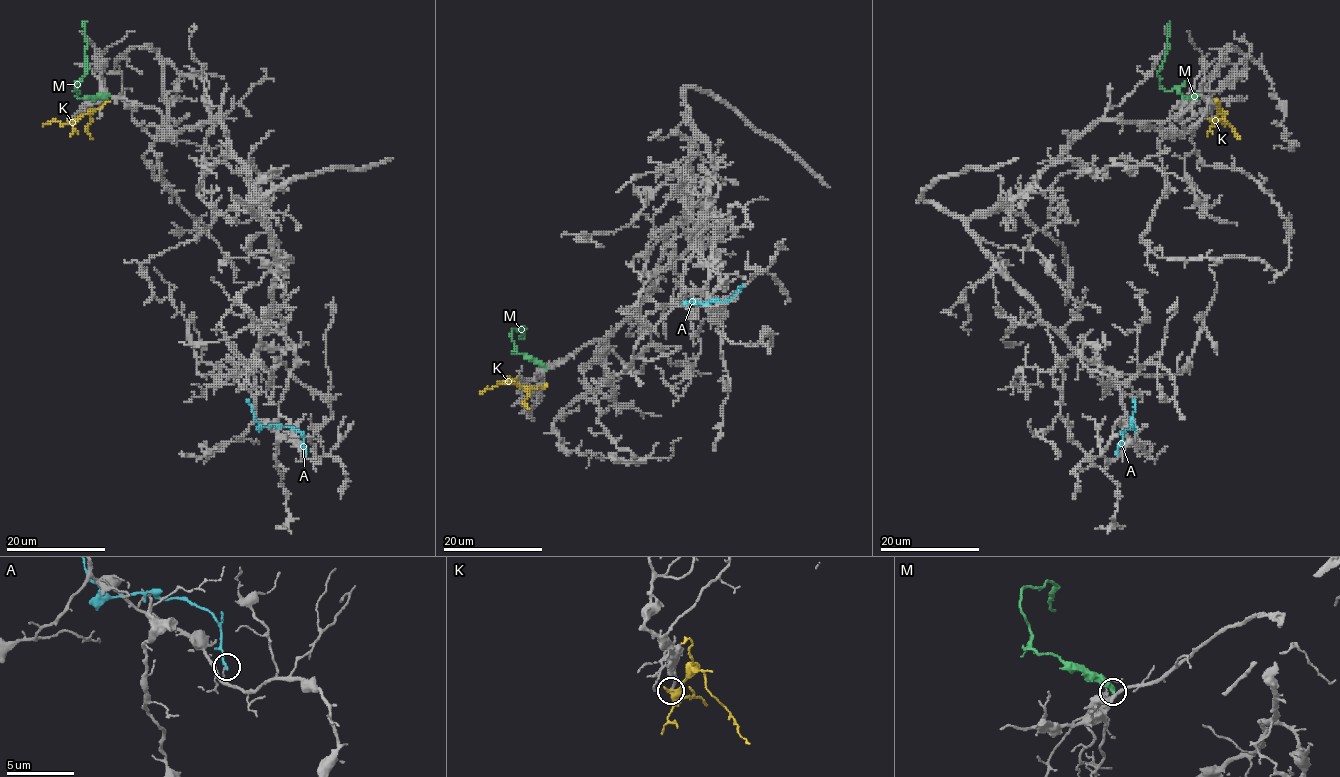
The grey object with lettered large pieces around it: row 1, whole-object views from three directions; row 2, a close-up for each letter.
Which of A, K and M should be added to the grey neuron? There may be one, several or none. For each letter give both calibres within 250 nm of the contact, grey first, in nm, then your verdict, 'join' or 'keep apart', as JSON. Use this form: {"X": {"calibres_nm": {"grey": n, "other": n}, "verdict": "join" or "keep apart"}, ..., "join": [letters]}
{"A": {"calibres_nm": {"grey": 110, "other": 200}, "verdict": "keep apart"}, "K": {"calibres_nm": {"grey": 190, "other": 260}, "verdict": "keep apart"}, "M": {"calibres_nm": {"grey": 240, "other": 440}, "verdict": "keep apart"}, "join": []}

